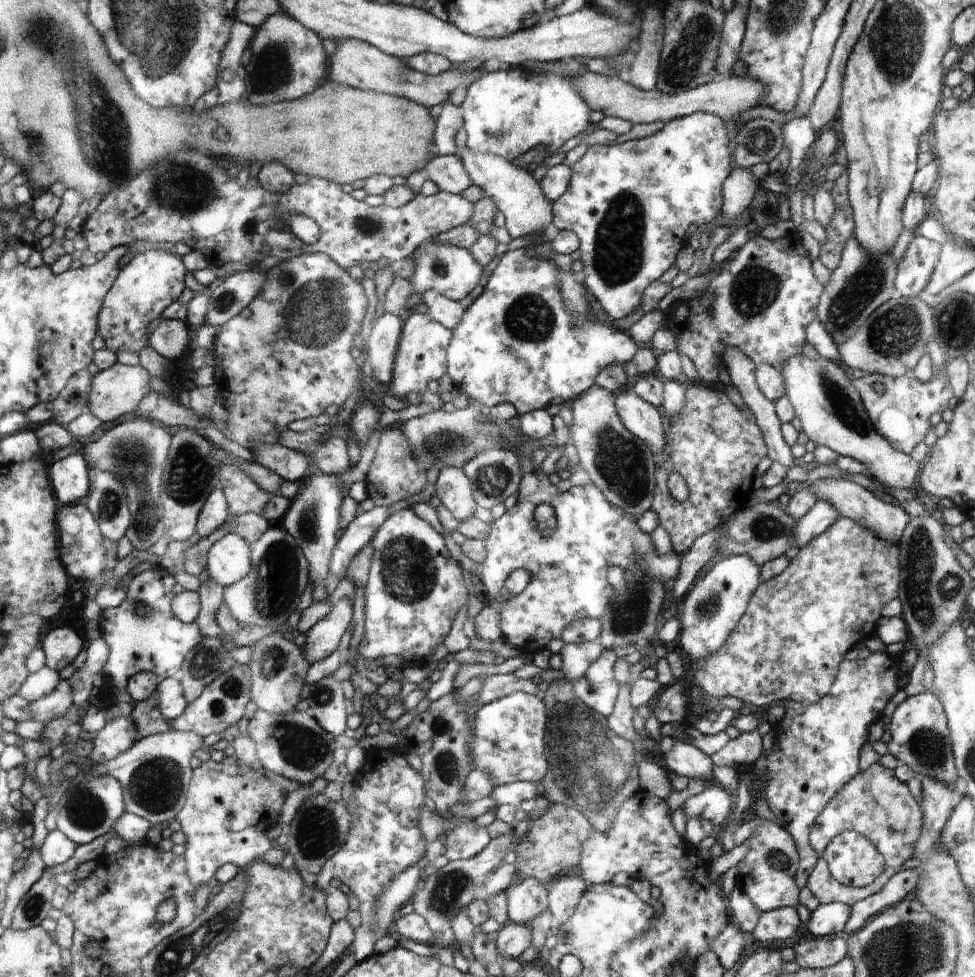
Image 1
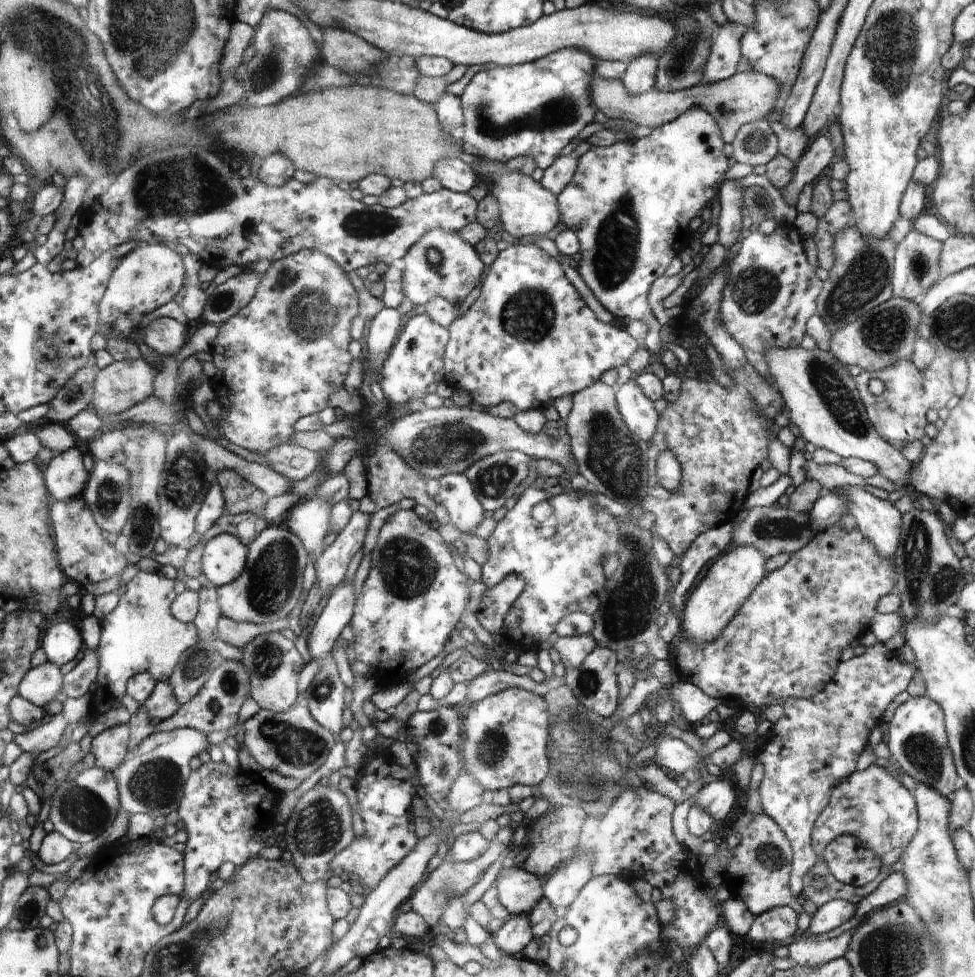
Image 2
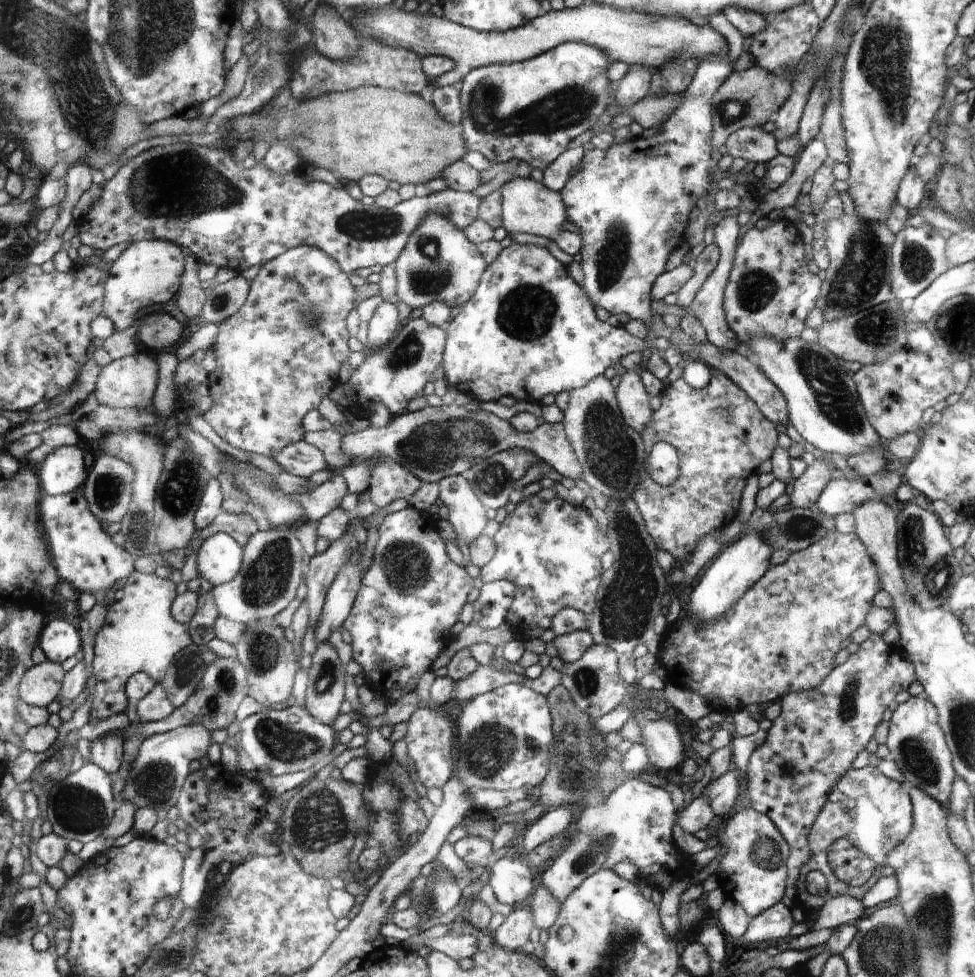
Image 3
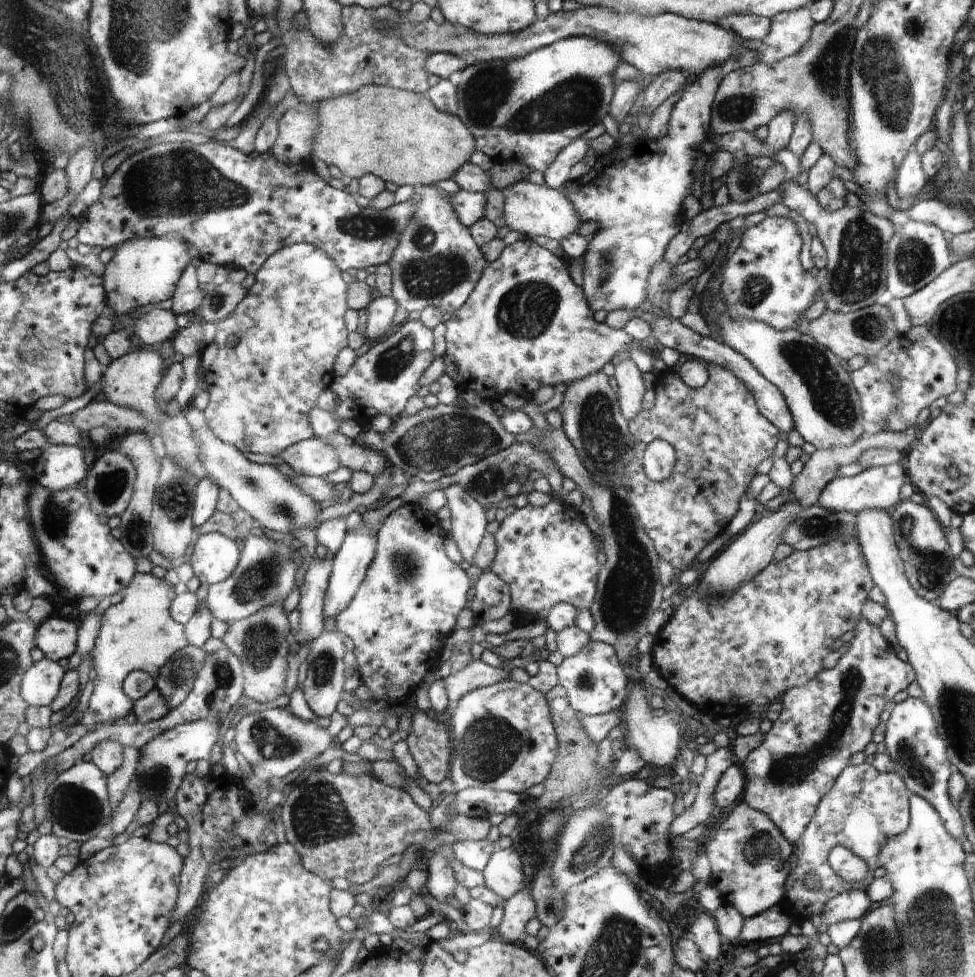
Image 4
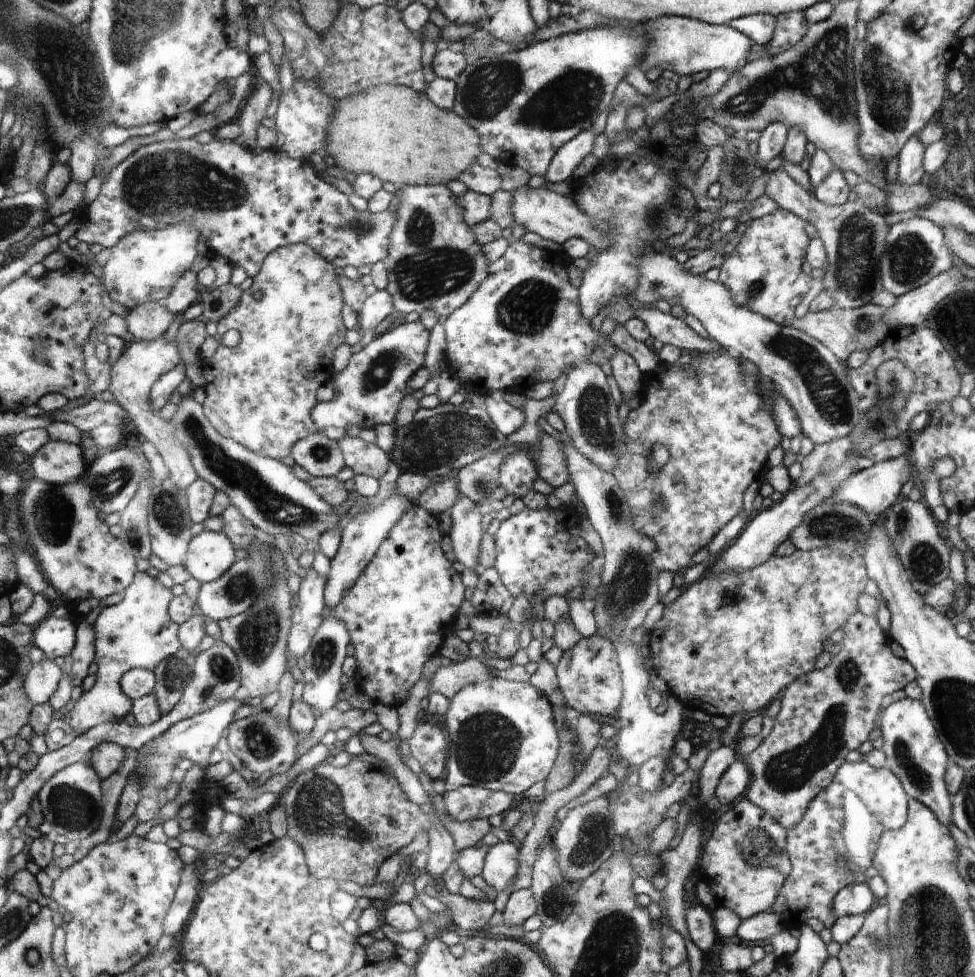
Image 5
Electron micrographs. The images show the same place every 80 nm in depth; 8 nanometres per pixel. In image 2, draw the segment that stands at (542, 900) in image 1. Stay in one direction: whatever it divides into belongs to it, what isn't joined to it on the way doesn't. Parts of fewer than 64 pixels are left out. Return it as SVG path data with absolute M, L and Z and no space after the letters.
M522 866L501 868L497 886L500 902L510 917L530 914L543 896L543 880L525 871Z

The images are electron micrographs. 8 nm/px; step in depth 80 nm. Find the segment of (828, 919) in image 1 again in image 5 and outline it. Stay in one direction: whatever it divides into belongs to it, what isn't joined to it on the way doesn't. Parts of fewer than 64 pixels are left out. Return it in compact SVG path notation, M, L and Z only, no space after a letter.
M866 882L846 885L832 901L835 918L844 915L865 915L876 901L873 892Z

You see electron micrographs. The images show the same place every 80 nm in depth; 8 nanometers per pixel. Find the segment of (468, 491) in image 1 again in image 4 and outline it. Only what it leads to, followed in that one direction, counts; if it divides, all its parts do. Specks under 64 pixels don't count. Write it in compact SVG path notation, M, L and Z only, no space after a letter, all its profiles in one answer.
M456 482L450 483L441 491L446 497L446 505L451 514L452 538L463 559L472 564L489 526L484 507L466 488Z

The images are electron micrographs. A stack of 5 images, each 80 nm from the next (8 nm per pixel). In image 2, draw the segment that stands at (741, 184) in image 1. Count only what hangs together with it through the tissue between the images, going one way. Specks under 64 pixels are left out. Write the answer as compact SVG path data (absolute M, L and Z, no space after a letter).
M726 179L720 187L718 201L721 204L720 217L718 220L718 244L726 250L730 250L741 235L743 228L741 211L743 204L744 189L736 185L734 179Z

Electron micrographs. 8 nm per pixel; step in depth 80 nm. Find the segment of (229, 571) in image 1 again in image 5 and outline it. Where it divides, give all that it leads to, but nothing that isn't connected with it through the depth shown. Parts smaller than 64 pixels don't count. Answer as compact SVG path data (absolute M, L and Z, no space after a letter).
M201 531L187 550L185 567L201 583L217 581L229 570L240 554L224 532Z

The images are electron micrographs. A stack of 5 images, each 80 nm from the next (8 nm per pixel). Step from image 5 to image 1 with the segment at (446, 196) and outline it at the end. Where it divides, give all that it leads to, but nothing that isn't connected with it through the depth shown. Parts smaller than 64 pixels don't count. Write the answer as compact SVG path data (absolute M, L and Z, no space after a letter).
M437 238L429 239L417 247L412 256L415 258L415 271L410 282L414 293L434 289L450 300L465 303L466 296L474 290L474 286L479 283L478 280L482 276L481 263L470 254L468 249L443 243Z

